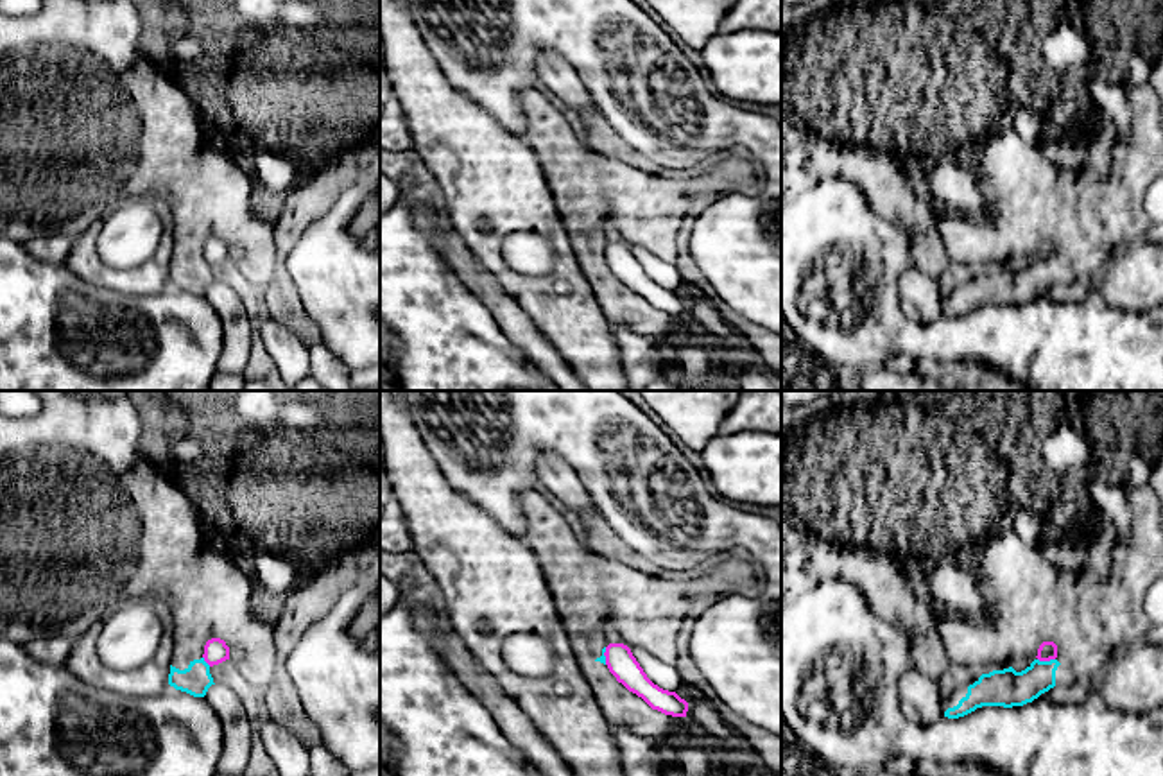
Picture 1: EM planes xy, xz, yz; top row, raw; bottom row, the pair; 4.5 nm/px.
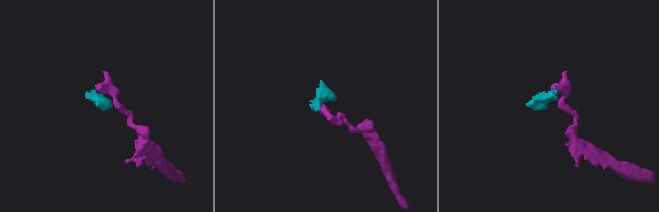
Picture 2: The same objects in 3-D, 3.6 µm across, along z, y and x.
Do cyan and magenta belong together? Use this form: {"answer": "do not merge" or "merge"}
{"answer": "do not merge"}

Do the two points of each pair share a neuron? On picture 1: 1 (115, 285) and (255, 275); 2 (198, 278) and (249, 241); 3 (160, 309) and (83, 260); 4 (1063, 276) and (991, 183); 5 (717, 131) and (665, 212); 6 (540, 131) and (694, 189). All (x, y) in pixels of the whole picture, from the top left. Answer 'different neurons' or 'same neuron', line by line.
1: different neurons
2: same neuron
3: different neurons
4: same neuron
5: different neurons
6: same neuron

